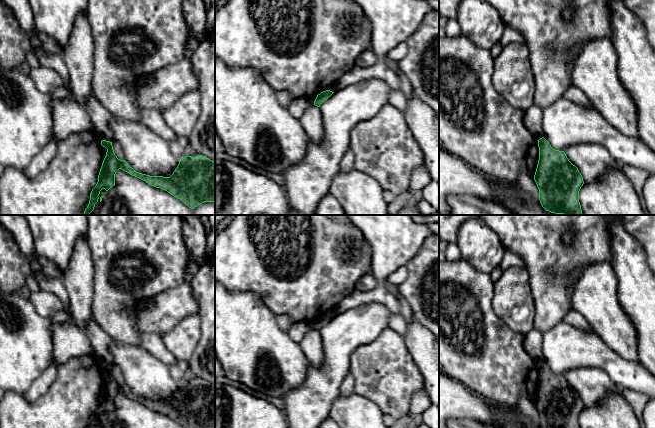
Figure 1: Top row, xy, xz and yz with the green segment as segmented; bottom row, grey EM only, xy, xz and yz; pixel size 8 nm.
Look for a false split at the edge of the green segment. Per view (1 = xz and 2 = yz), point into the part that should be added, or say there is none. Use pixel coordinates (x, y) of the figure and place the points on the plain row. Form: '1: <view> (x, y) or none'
1: none
2: none

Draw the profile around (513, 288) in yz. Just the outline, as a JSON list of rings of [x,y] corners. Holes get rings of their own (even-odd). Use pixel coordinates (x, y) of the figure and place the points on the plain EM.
[[[512,267],[502,272],[494,283],[492,305],[498,317],[513,331],[524,335],[529,332],[533,326],[535,305],[526,268]],[[521,304],[528,306],[531,317],[519,323],[512,319],[511,311],[514,306]]]

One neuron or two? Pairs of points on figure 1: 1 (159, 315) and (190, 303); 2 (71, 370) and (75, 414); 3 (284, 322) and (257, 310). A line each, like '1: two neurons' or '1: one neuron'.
1: one neuron
2: one neuron
3: two neurons

